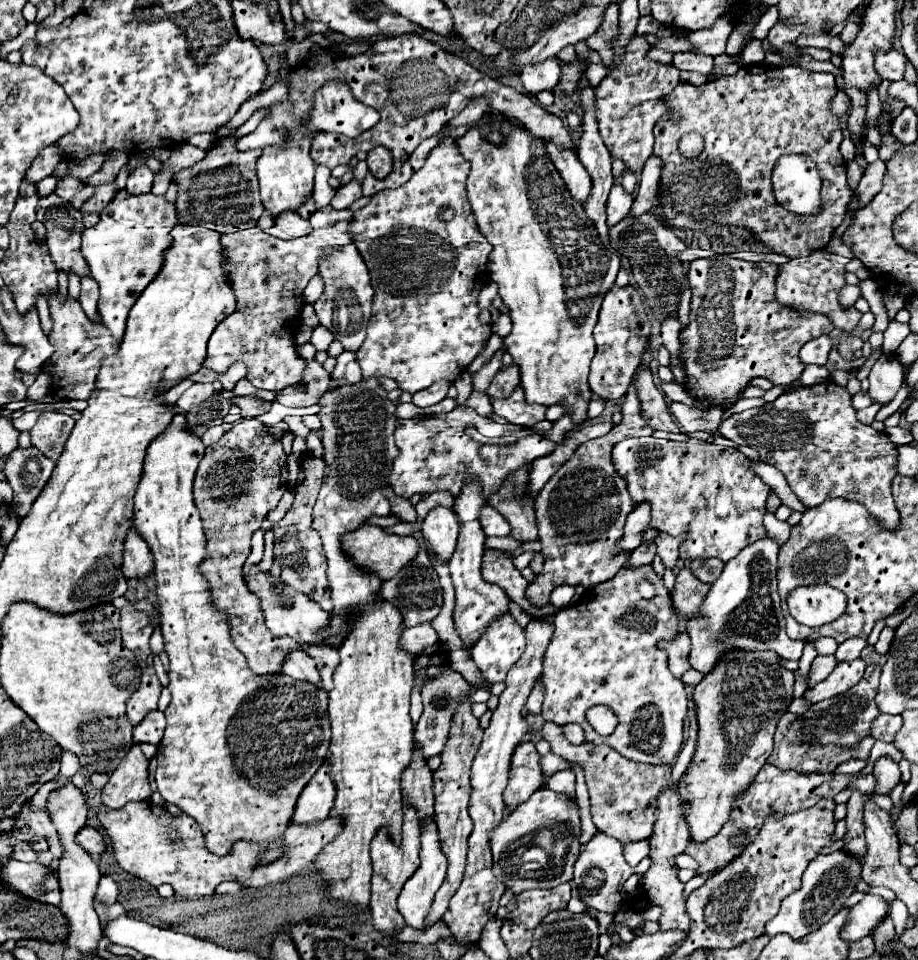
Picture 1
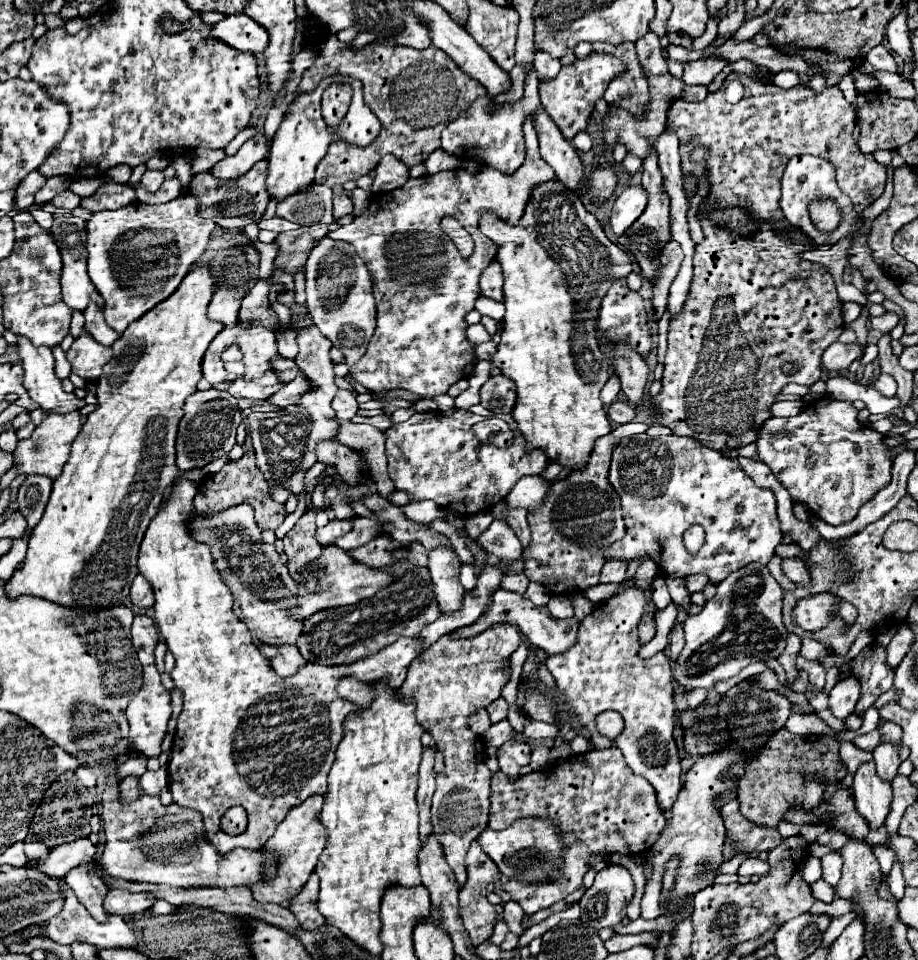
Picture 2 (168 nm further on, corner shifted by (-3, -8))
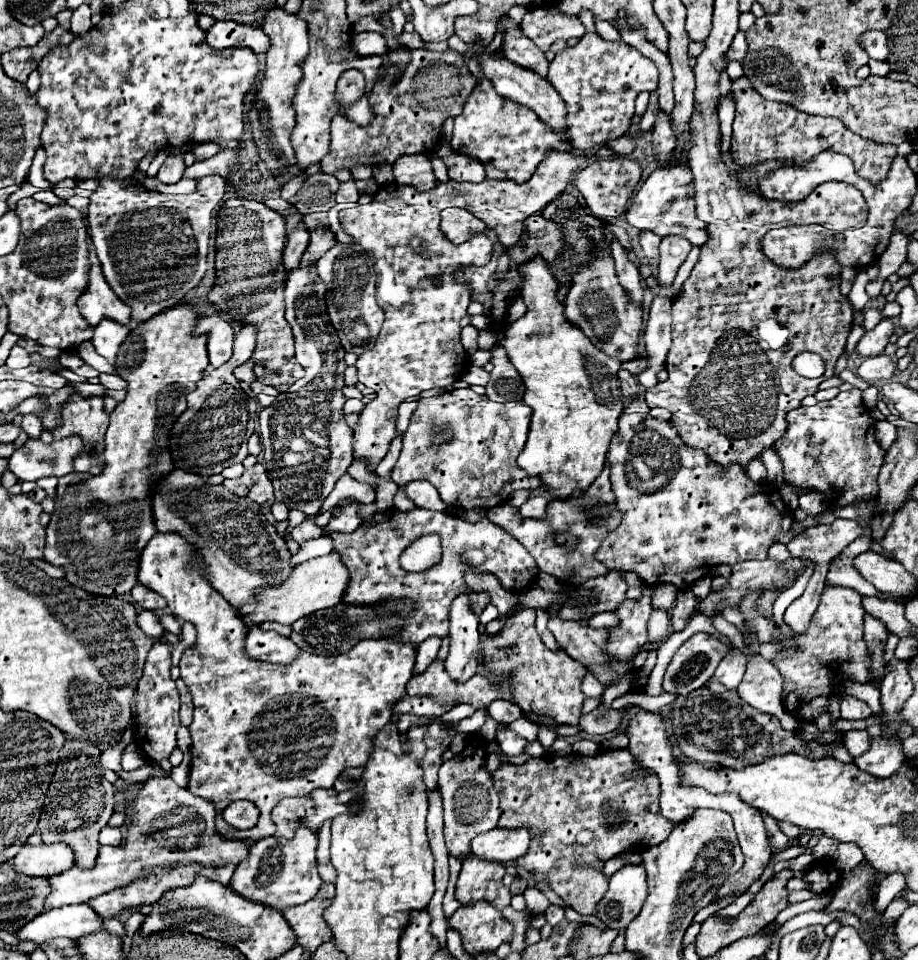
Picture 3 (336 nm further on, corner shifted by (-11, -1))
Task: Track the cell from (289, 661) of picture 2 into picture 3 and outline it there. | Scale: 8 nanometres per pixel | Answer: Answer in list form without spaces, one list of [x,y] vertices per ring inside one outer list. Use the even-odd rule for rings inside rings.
[[[252,627],[246,637],[246,655],[256,661],[288,665],[296,659],[298,651],[300,649],[294,645],[294,641],[274,631],[262,631],[258,627]]]

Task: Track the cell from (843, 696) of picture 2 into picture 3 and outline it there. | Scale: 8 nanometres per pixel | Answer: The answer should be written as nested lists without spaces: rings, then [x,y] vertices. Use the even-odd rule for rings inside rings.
[[[852,695],[844,697],[844,701],[842,701],[840,707],[842,707],[842,719],[852,719],[852,721],[856,721],[856,719],[868,719],[868,717],[872,715],[870,707],[868,707],[864,701],[858,701],[858,699],[852,697]]]

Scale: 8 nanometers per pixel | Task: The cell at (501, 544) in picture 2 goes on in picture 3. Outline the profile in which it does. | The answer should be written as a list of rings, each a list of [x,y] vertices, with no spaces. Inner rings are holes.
[[[398,509],[378,511],[376,515],[362,521],[362,525],[354,533],[336,533],[324,529],[322,535],[332,537],[332,551],[340,555],[342,563],[350,571],[350,581],[346,587],[346,593],[342,595],[342,603],[346,605],[376,605],[386,599],[412,599],[416,603],[416,611],[412,617],[404,621],[404,625],[388,635],[388,639],[394,639],[398,643],[410,643],[418,647],[426,637],[448,637],[448,619],[450,619],[450,601],[466,589],[470,593],[470,603],[474,605],[474,613],[482,613],[484,607],[492,601],[488,593],[476,593],[472,591],[464,575],[468,569],[474,569],[476,573],[492,573],[498,577],[500,585],[506,591],[516,589],[528,589],[536,577],[538,577],[538,565],[534,557],[528,553],[528,549],[518,543],[514,537],[510,537],[504,529],[500,529],[494,523],[484,523],[480,519],[478,523],[468,523],[460,517],[452,517],[448,513],[428,511],[428,509],[412,509],[408,513]],[[438,533],[444,541],[444,557],[440,565],[434,565],[432,569],[426,569],[424,573],[406,573],[400,567],[400,555],[414,539]]]

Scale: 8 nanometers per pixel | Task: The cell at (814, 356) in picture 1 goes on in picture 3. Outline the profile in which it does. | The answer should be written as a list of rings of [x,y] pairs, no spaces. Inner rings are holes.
[[[882,319],[872,331],[868,331],[862,341],[856,345],[858,355],[862,357],[872,357],[872,355],[880,355],[884,353],[884,347],[890,341],[890,335],[894,333],[894,323],[890,319]]]

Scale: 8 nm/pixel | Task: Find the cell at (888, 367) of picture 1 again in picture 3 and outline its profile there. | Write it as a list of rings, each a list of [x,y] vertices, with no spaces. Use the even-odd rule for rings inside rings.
[[[876,355],[876,357],[868,357],[860,367],[858,367],[858,377],[862,377],[864,381],[884,381],[890,379],[896,371],[896,363],[892,357],[888,355]]]

